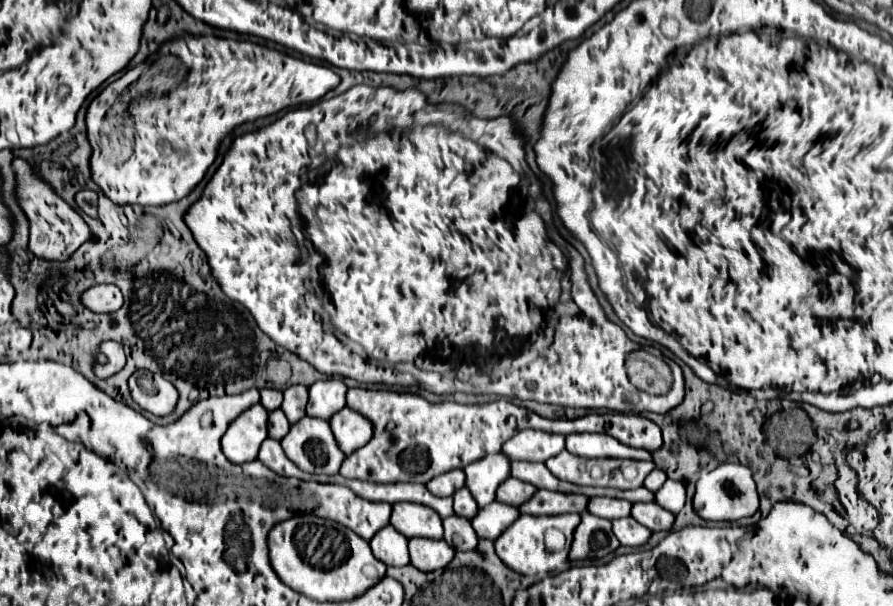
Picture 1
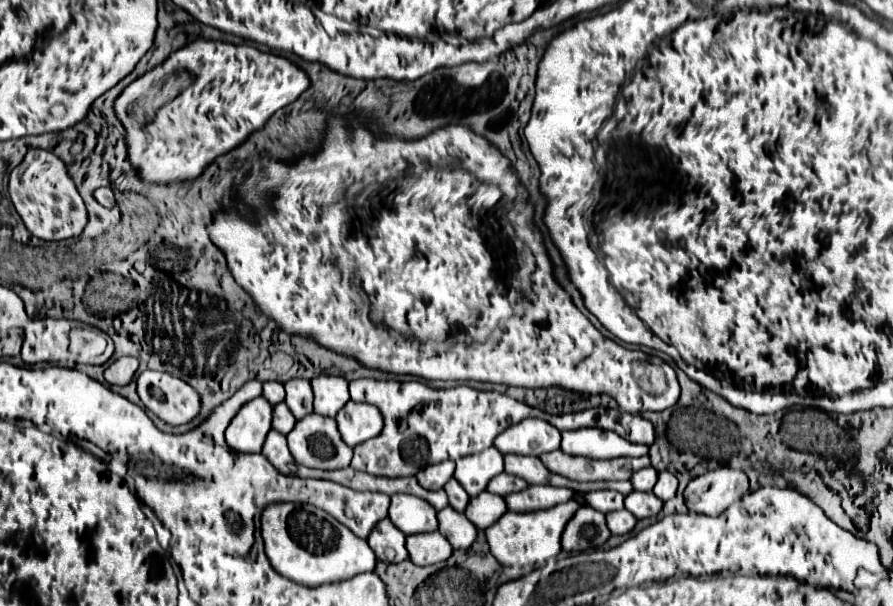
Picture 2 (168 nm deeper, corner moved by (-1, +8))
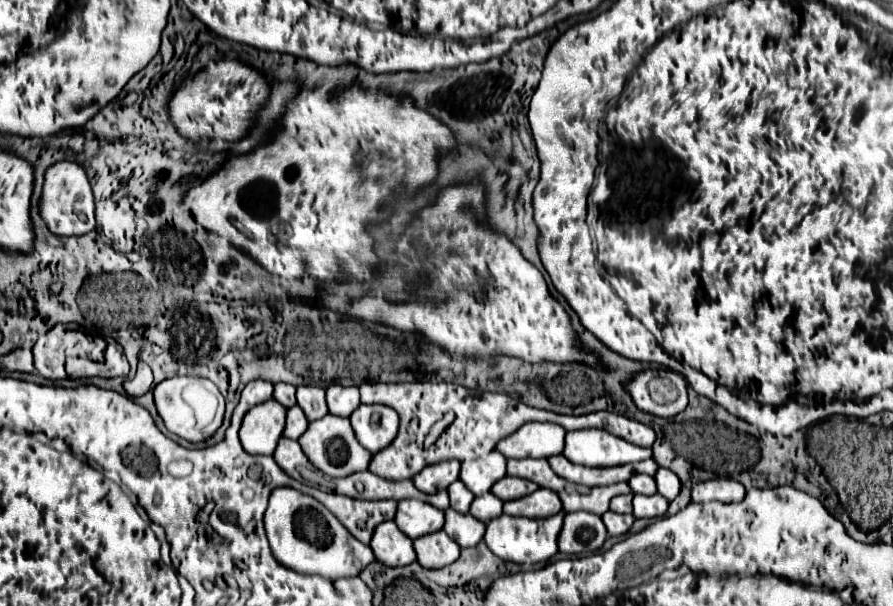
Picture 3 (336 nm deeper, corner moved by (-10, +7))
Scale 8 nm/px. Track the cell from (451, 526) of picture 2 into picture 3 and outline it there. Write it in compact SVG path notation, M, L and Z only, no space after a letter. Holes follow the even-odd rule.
M447 508L443 530L461 548L469 548L469 546L477 546L481 542L483 532L485 532L485 524L481 520L473 518L471 514L459 514L459 512L453 512L453 508Z

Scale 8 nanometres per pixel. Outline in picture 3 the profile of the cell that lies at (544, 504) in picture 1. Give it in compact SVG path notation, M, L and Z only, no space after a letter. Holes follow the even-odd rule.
M539 488L537 492L523 496L521 500L511 500L503 504L503 514L523 516L523 518L549 518L561 512L561 500L555 492Z

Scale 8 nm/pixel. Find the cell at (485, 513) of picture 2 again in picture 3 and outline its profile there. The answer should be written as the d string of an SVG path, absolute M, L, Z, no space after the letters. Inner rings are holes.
M487 492L483 496L477 496L471 502L471 514L481 522L489 522L503 514L503 502L497 496L493 496L491 492Z

